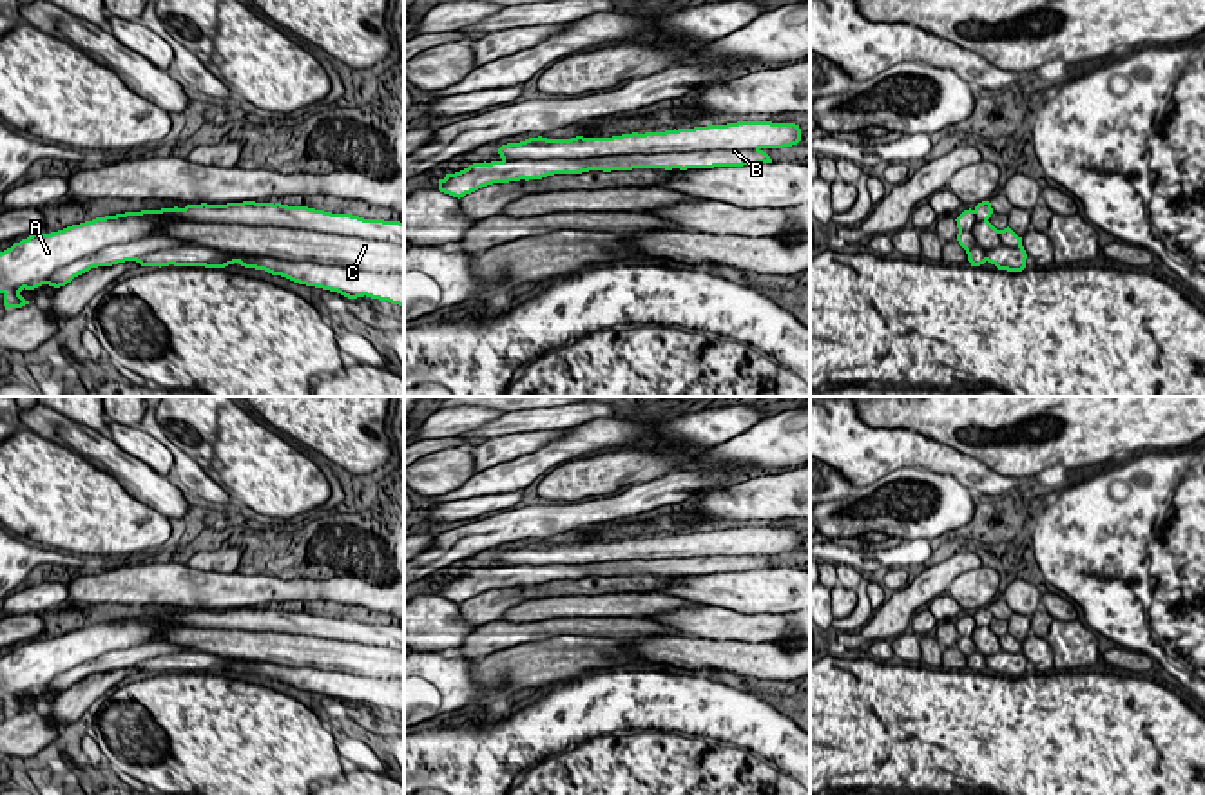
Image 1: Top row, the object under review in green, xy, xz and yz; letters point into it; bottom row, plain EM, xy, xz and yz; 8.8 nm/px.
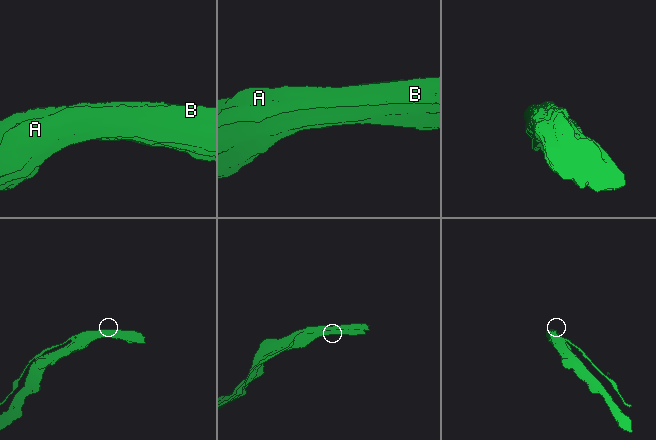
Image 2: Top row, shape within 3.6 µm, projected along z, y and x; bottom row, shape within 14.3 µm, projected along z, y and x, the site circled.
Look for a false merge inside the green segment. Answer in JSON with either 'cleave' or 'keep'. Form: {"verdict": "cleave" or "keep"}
{"verdict": "cleave"}

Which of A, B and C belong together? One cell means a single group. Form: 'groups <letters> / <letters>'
groups A C / B

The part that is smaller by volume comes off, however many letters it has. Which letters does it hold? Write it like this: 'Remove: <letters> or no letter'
Remove: B

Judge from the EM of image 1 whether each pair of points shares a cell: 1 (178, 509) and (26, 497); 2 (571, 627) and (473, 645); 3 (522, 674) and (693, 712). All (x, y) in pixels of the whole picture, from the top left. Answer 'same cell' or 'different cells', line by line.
1: different cells
2: same cell
3: different cells

